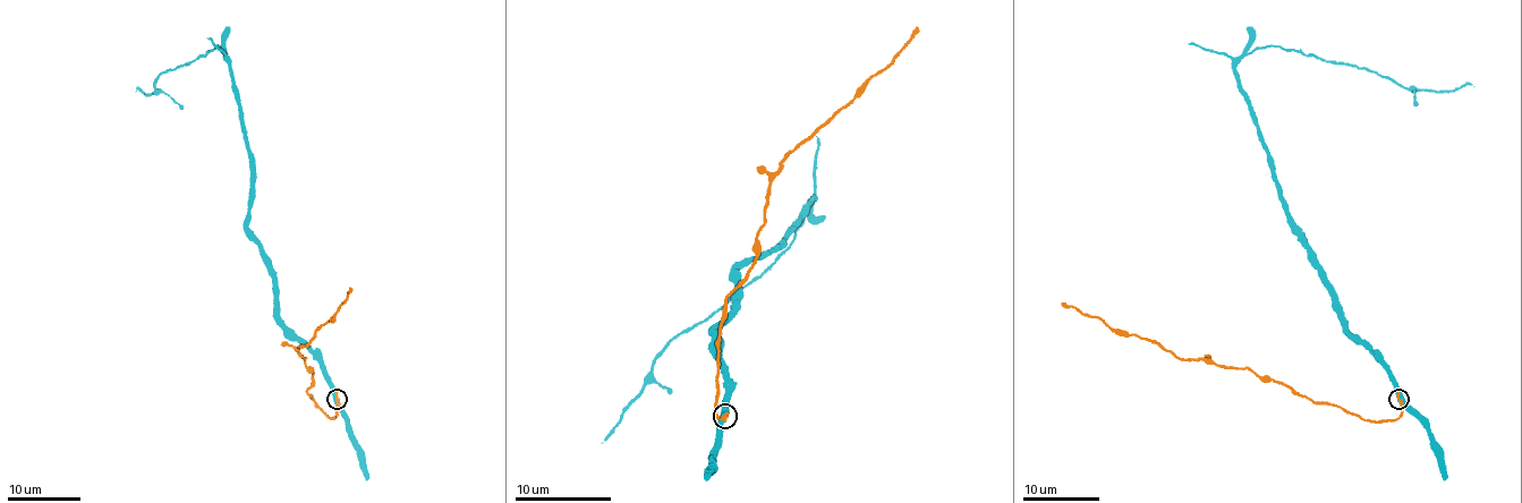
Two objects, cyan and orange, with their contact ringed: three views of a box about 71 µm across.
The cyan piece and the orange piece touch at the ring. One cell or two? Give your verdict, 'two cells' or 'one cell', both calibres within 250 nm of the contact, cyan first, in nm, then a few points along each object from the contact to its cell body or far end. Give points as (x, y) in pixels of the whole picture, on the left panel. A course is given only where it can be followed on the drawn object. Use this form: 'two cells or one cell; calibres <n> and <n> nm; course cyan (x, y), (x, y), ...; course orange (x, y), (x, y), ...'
one cell; calibres 480 and 200 nm; course cyan (336, 399), (283, 323), (248, 227), (252, 162), (221, 48), (135, 92); course orange (338, 399), (337, 417), (326, 417), (307, 395), (313, 374), (297, 351), (332, 321), (350, 288)

